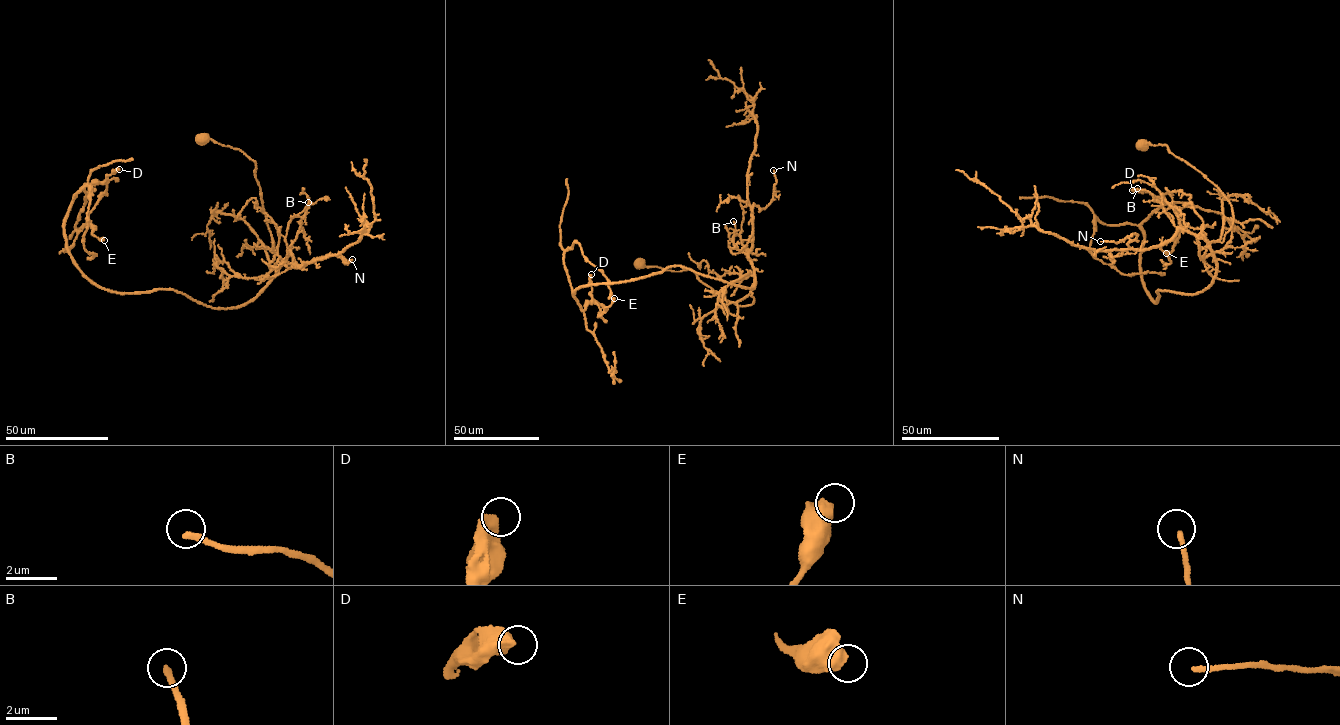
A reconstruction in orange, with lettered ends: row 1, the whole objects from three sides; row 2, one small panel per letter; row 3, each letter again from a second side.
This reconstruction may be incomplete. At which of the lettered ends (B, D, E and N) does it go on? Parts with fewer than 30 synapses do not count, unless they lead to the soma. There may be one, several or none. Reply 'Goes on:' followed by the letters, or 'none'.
Goes on: none

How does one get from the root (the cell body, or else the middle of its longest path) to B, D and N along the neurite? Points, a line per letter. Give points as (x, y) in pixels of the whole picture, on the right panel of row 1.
B: (1142, 144), (1165, 144), (1218, 187), (1232, 226), (1222, 242), (1207, 242), (1137, 188)
D: (1142, 144), (1165, 144), (1231, 206), (1208, 286), (1152, 301), (1141, 224), (1166, 203), (1132, 190)
N: (1142, 144), (1218, 187), (1232, 226), (1221, 242), (1180, 230), (1142, 250), (1135, 233), (1100, 241)

